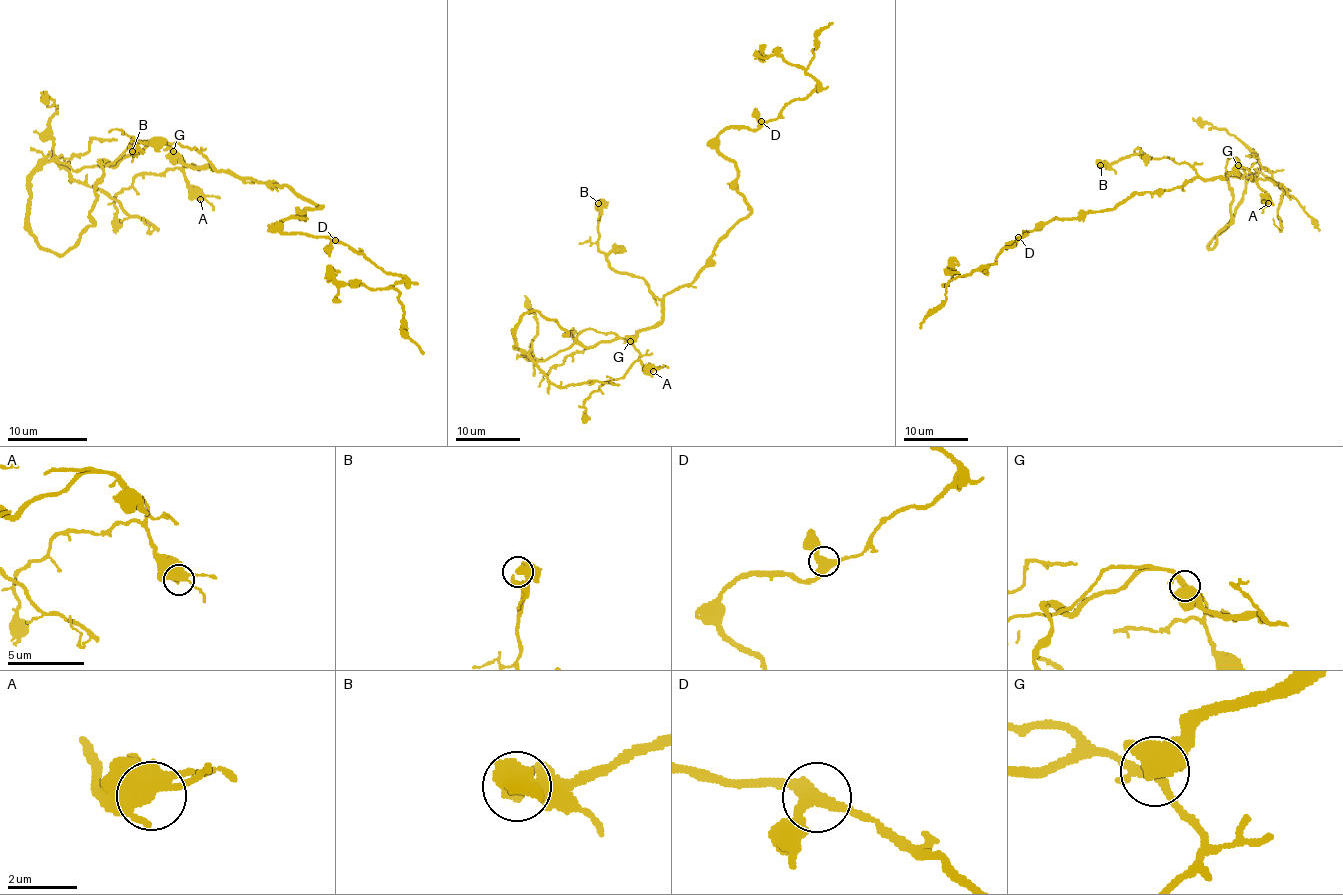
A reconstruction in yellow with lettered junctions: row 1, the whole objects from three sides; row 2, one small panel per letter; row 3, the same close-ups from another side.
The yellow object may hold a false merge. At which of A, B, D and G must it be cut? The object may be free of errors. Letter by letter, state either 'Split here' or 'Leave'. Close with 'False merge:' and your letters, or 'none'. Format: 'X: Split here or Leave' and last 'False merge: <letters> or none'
A: Leave
B: Leave
D: Leave
G: Leave
False merge: none

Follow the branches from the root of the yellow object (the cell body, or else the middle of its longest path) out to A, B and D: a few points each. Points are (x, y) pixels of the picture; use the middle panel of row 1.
A: (712, 250), (711, 261), (690, 284), (664, 297), (662, 319), (643, 329), (633, 342), (641, 366), (653, 371)
B: (712, 250), (711, 261), (690, 284), (659, 300), (643, 279), (609, 266), (598, 247), (598, 203)
D: (712, 250), (751, 211), (736, 185), (736, 165), (719, 150), (719, 136), (730, 128), (756, 129), (760, 121)

